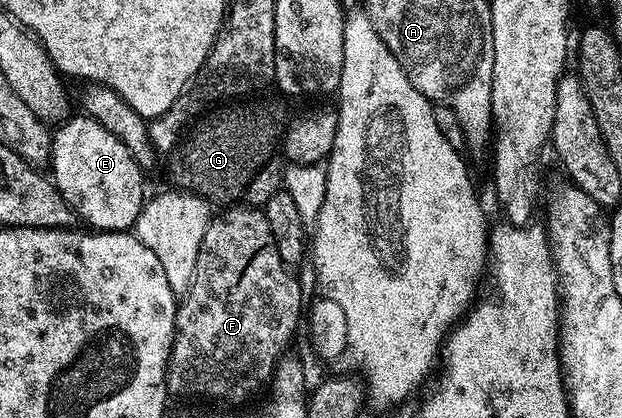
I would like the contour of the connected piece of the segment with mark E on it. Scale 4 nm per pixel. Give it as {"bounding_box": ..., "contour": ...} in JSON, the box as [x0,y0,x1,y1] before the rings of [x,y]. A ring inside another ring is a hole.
{"bounding_box":[49,113,145,232],"contour":[[[82,113],[76,115],[76,119],[68,118],[56,126],[59,128],[54,128],[49,160],[50,178],[68,205],[75,210],[76,216],[87,222],[84,224],[88,228],[130,232],[145,202],[144,172],[127,146],[113,137],[109,129]]]}

